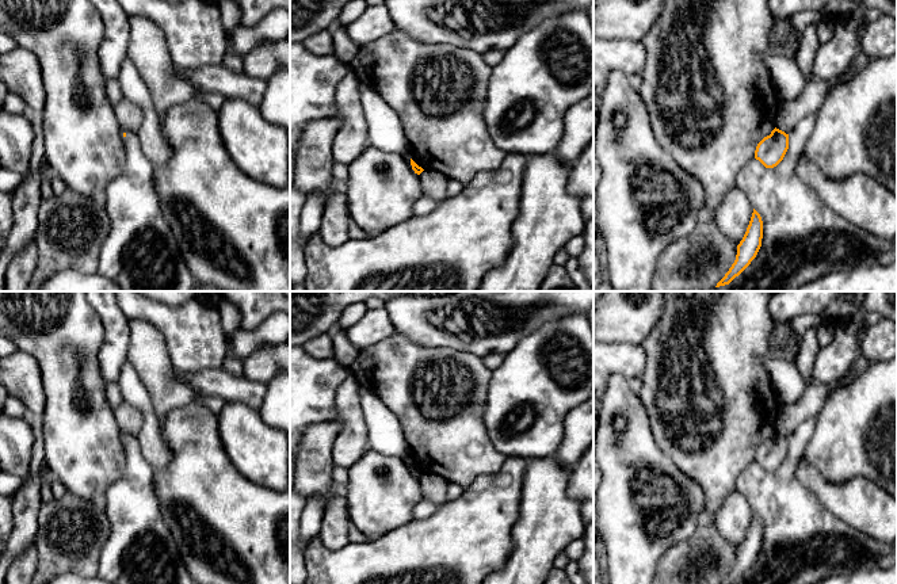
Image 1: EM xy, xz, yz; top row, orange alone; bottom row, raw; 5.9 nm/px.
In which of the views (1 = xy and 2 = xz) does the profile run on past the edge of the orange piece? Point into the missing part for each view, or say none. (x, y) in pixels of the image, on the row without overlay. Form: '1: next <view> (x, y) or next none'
1: next none
2: next none

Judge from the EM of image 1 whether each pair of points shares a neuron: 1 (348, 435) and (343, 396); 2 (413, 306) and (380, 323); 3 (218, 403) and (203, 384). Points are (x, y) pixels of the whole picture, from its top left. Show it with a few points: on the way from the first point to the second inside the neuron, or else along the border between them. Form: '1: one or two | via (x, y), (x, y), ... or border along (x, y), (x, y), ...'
1: one | via (348, 426), (348, 405)
2: two | border along (384, 308), (396, 331)
3: two | border along (198, 393), (218, 396), (226, 401)

